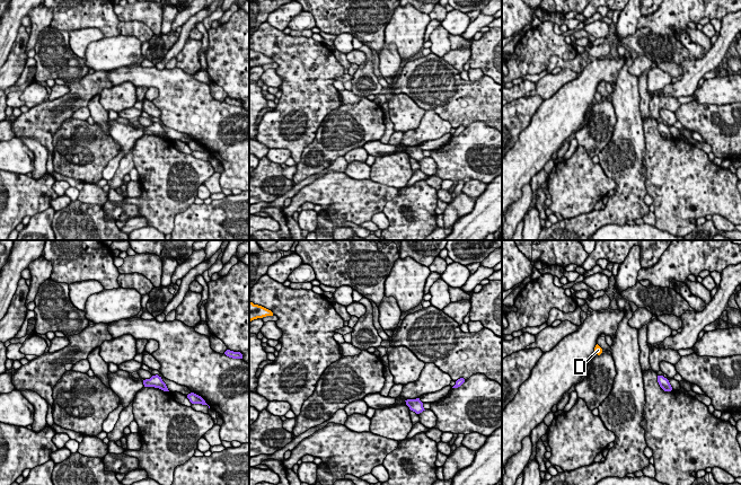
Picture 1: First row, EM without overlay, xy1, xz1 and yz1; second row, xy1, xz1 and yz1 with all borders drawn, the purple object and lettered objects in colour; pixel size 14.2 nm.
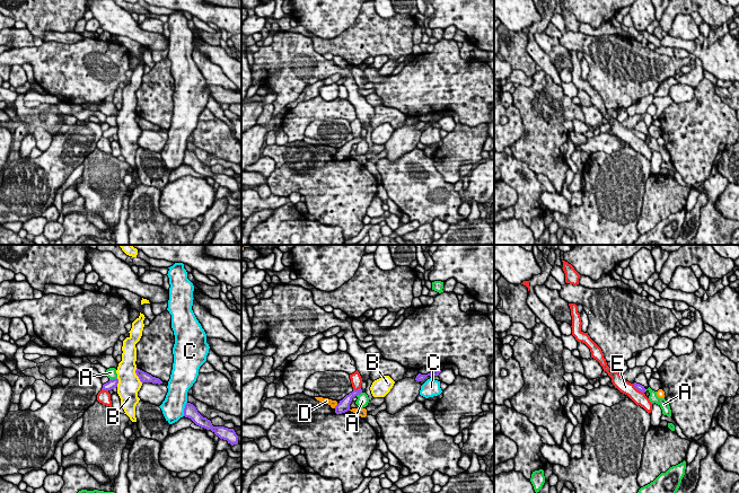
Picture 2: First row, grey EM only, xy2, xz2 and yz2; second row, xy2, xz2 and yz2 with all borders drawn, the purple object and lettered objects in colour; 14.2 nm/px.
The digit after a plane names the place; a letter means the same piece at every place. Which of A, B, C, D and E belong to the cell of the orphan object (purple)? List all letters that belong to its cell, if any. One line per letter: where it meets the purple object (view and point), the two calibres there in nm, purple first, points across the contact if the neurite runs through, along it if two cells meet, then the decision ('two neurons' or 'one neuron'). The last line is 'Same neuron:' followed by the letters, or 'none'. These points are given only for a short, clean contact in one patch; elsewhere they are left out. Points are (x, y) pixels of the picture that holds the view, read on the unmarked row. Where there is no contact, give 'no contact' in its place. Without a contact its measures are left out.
A: meets purple in xy2 at (113, 126); 120 nm thick on the purple side, 140 nm on the other; border along xy2 (116, 124), (110, 126); two neurons
B: meets purple in xy2 at (137, 122); 140 nm thick on the purple side, 320 nm on the other; border along xy2 (135, 115), (135, 122), (142, 130); two neurons
C: meets purple in xy2 at (184, 156); 190 nm thick on the purple side, 320 nm on the other; border along xy2 (186, 149), (183, 163); two neurons
D: meets purple in xz2 at (335, 153); 170 nm thick on the purple side, 100 nm on the other; border along xz2 (337, 151), (334, 155); two neurons
E: meets purple in xz2 at (358, 137); 140 nm thick on the purple side, 160 nm on the other; border along xz2 (360, 134), (353, 138); two neurons
Same neuron: none

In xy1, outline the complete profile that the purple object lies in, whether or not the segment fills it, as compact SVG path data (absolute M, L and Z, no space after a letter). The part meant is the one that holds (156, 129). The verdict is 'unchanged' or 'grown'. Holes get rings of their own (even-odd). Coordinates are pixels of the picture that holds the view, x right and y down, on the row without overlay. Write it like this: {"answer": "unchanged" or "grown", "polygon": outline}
{"answer": "grown", "polygon": "M118 117L115 121L108 120L111 136L120 144L120 151L124 156L134 148L135 142L143 134L155 134L164 139L169 139L161 124L158 122L152 123L150 126L134 129L130 121L123 117Z"}

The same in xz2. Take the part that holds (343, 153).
{"answer": "unchanged", "polygon": "M362 137L353 138L349 142L346 142L340 150L335 153L335 160L342 161L347 158L350 158L350 151L352 149L352 146L360 142L362 140Z"}

